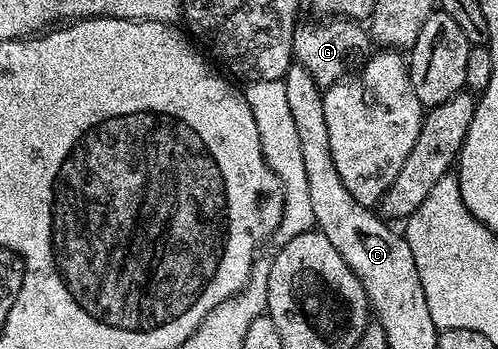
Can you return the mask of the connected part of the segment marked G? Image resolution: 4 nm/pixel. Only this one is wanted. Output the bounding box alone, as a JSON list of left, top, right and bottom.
[294,16,372,87]

